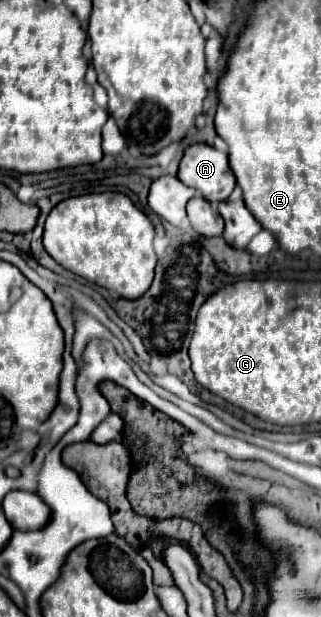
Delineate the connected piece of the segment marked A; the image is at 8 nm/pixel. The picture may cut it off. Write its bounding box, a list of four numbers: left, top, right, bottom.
[178,144,236,202]

